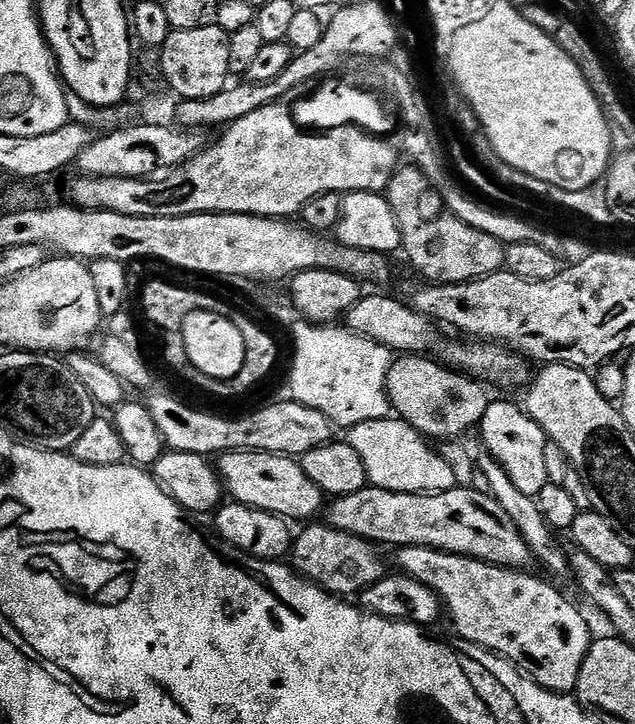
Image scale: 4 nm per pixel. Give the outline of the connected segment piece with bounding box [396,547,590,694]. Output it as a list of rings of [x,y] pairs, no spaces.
[[[400,548],[397,553],[399,571],[430,586],[430,590],[440,597],[443,611],[452,619],[456,627],[455,635],[459,639],[469,640],[479,648],[496,653],[552,692],[568,694],[575,689],[582,662],[588,653],[588,624],[583,614],[554,585],[531,576],[528,570],[501,568],[499,564],[488,564],[472,556],[457,556],[455,552],[441,552],[438,548]]]

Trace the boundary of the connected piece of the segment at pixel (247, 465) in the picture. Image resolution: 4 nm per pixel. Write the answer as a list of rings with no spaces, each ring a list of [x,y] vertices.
[[[226,452],[219,457],[218,471],[227,495],[235,503],[261,508],[292,522],[308,522],[319,517],[316,515],[319,512],[321,515],[326,504],[325,492],[306,478],[299,463],[290,456],[275,456],[269,452]]]

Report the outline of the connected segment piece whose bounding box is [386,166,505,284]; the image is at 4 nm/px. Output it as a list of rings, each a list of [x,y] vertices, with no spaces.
[[[415,166],[407,167],[397,167],[391,182],[388,183],[386,195],[388,205],[394,210],[400,227],[403,255],[408,255],[409,262],[428,279],[425,281],[461,284],[467,280],[474,280],[477,276],[489,276],[491,272],[501,271],[504,268],[505,245],[482,230],[474,230],[474,226],[462,222],[454,213],[449,212],[432,183],[422,174],[422,170]]]

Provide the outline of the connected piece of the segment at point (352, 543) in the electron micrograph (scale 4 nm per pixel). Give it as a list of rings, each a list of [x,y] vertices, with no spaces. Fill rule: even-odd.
[[[312,522],[301,528],[304,529],[295,533],[292,542],[291,563],[304,579],[317,584],[325,592],[352,598],[386,575],[384,560],[380,557],[381,549],[372,541],[346,534],[326,522]]]

